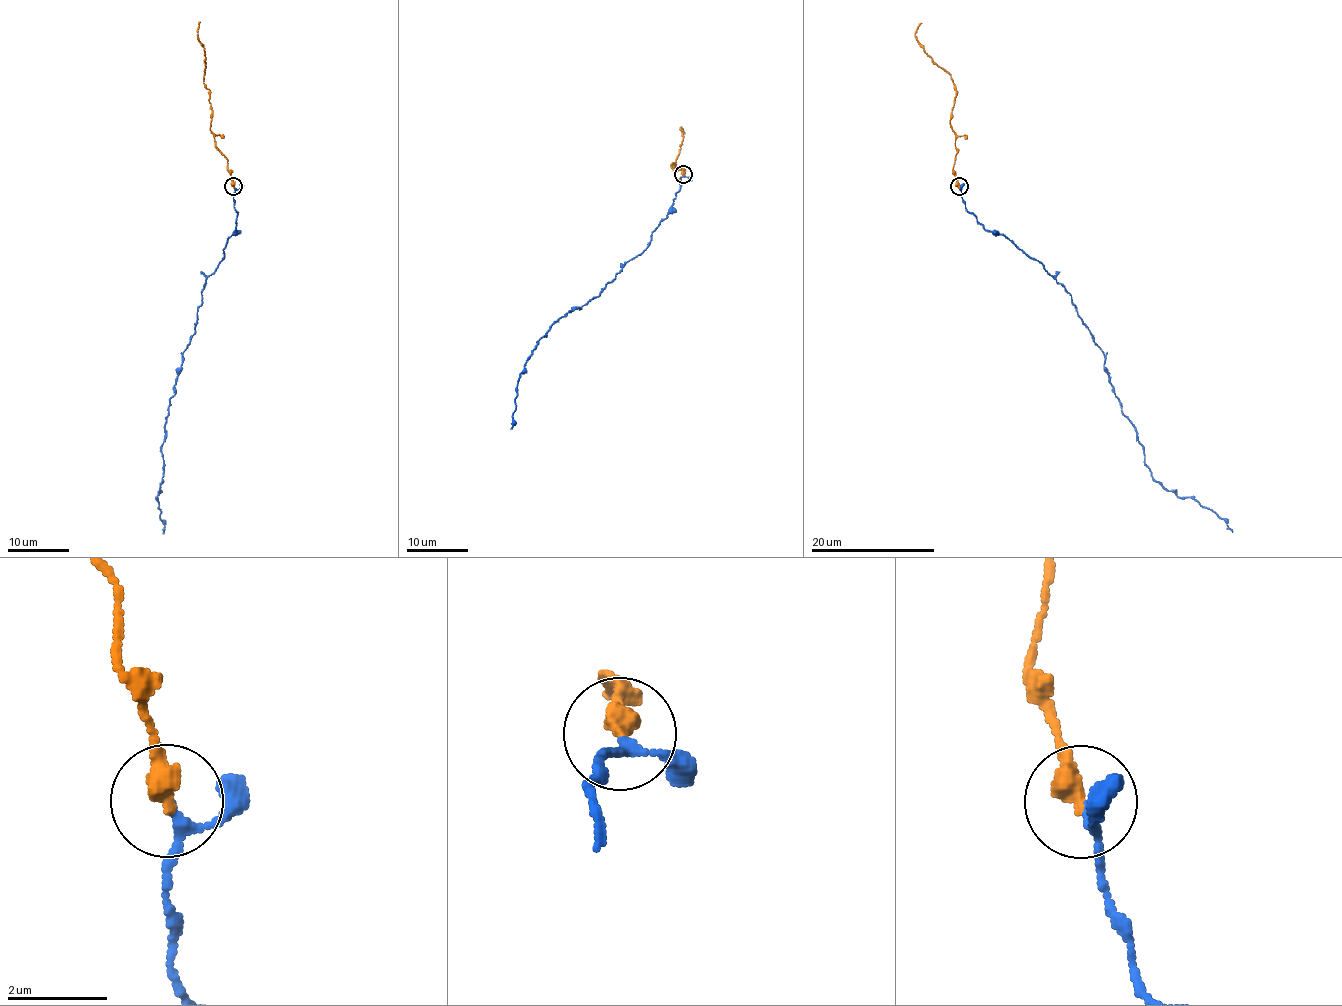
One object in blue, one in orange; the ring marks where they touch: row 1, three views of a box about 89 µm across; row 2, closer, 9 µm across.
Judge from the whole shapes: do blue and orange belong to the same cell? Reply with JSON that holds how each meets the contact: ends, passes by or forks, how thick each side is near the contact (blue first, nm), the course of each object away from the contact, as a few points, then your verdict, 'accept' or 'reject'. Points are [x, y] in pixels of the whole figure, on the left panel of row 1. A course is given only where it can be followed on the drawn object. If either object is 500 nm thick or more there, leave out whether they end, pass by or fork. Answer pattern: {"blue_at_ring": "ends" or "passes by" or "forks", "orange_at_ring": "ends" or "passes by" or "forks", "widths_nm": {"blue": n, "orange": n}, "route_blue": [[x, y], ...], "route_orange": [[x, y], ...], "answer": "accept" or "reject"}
{"blue_at_ring": "passes by", "orange_at_ring": "ends", "widths_nm": {"blue": 160, "orange": 440}, "route_blue": [[234, 186], [237, 230], [206, 278], [195, 333], [169, 403], [156, 498], [163, 534]], "route_orange": [[234, 186], [228, 163], [216, 146], [210, 123], [212, 107], [204, 72], [204, 50], [198, 39], [201, 22]], "answer": "accept"}

